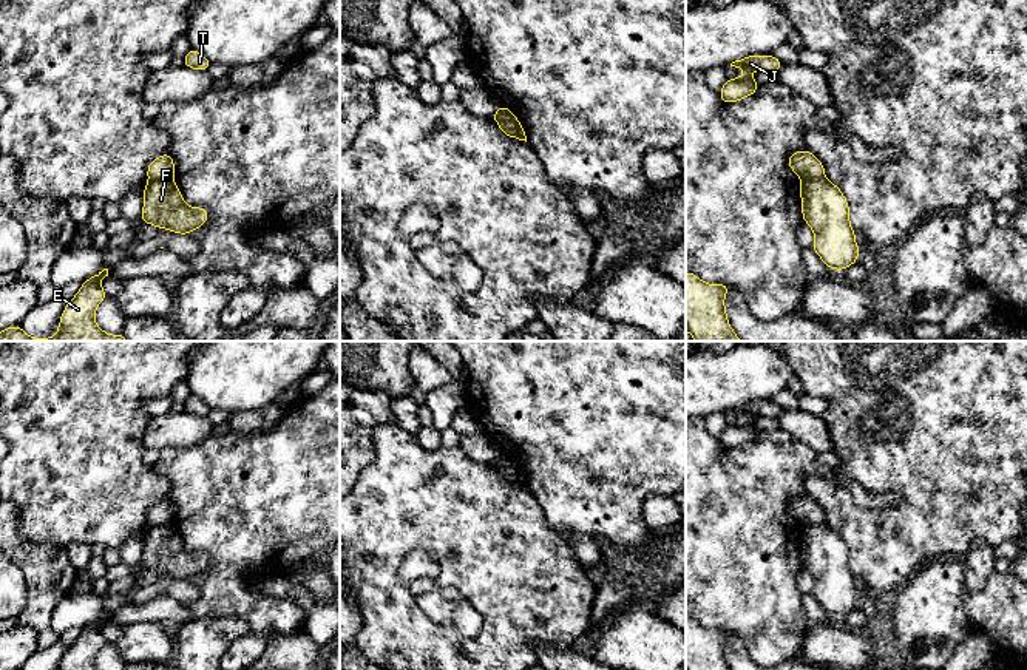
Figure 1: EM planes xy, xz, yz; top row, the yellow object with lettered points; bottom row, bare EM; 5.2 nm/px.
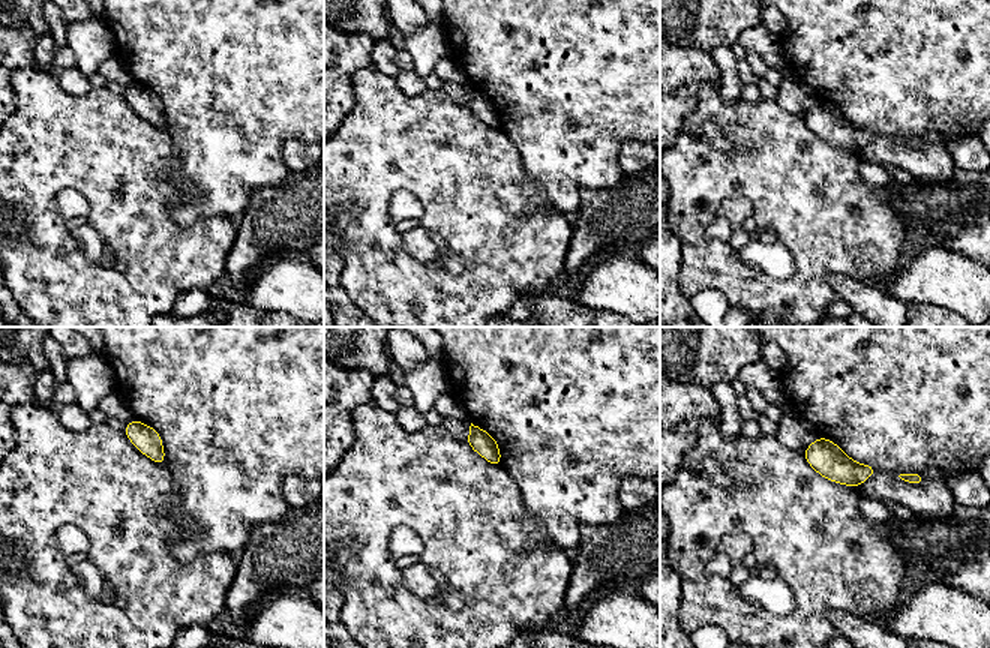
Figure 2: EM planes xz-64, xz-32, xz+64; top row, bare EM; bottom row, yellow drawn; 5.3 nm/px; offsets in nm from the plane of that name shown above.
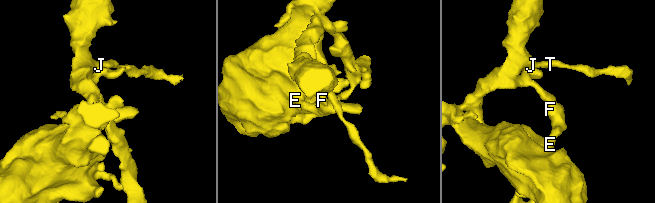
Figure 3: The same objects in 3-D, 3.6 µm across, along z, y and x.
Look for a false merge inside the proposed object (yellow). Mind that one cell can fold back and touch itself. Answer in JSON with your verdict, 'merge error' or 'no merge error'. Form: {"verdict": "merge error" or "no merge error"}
{"verdict": "merge error"}

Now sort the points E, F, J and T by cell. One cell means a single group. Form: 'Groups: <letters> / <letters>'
Groups: E F / J T

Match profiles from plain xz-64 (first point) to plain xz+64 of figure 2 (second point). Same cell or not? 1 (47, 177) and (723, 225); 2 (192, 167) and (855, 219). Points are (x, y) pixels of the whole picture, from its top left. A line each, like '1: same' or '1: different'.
1: different
2: different

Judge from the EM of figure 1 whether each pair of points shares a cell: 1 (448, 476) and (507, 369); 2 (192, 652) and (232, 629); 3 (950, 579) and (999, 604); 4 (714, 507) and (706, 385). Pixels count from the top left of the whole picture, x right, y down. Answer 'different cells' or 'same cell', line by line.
1: different cells
2: same cell
3: different cells
4: different cells

